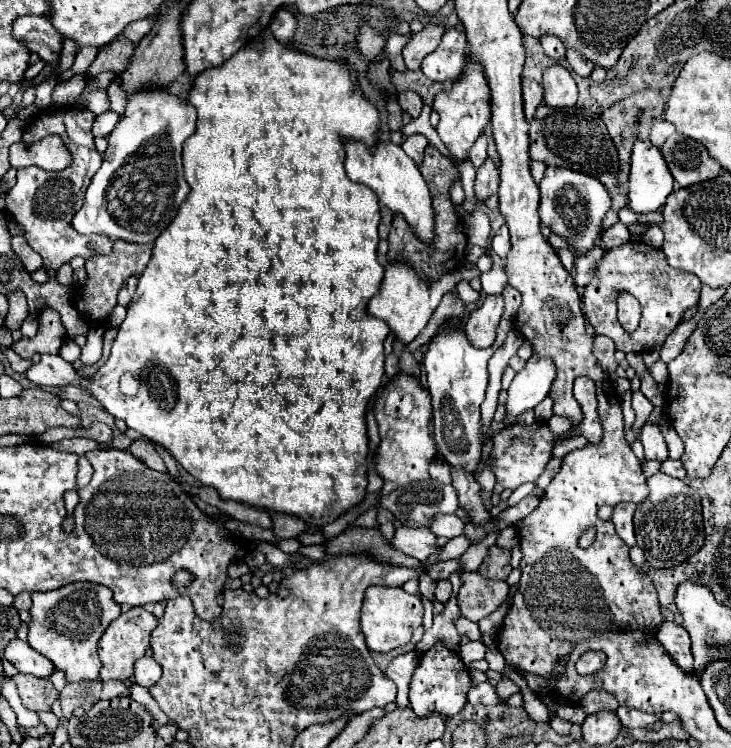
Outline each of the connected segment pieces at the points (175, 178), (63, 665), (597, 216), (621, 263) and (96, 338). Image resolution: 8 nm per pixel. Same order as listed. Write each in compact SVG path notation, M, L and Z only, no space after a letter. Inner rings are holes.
M167 88L129 94L121 120L107 136L109 148L87 188L85 204L73 218L77 232L107 234L111 240L135 240L135 244L155 242L189 194L181 152L183 142L195 132L195 124L195 108L185 98L169 94Z
M77 582L69 584L65 588L57 588L53 592L35 592L33 594L33 606L29 610L31 622L29 622L29 644L49 658L55 666L55 670L65 672L67 682L95 682L99 678L101 662L97 656L97 642L105 628L121 614L121 606L113 600L113 594L109 588L101 588L99 584L89 584L89 582Z
M547 166L545 176L539 182L539 190L541 190L541 204L539 204L541 224L549 226L559 236L565 236L575 252L585 252L593 248L595 238L601 236L601 220L605 218L611 206L607 188L593 176L567 168Z
M631 240L623 246L607 250L601 258L595 278L585 286L583 312L595 328L595 334L609 336L615 342L617 350L625 354L645 354L651 350L653 344L663 344L663 340L677 328L685 310L699 302L699 292L701 282L697 280L697 276L679 268L671 268L661 250L653 250L641 240ZM621 292L629 292L631 296L635 296L643 310L641 324L631 334L627 334L617 322L617 298Z
M90 327L90 332L87 333L87 343L81 348L81 364L83 366L91 366L95 364L99 358L101 358L101 348L103 348L102 336L104 333L104 327L94 329ZM95 330L95 332L93 332Z

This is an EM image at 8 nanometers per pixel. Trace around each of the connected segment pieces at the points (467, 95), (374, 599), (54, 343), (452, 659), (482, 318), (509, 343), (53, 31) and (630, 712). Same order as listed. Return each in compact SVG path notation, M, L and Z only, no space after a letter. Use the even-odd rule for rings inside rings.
M471 58L467 60L465 70L459 76L459 80L453 82L449 90L437 92L435 102L433 102L433 110L439 112L441 120L435 130L439 132L439 138L445 142L445 146L449 148L449 152L455 160L467 158L469 148L473 146L477 136L483 132L483 128L491 120L491 94L489 92L491 90L489 90L483 66L479 62L473 62Z
M371 586L365 592L363 608L361 608L361 632L365 636L365 644L369 650L387 654L399 646L405 646L413 630L423 622L423 602L415 594L407 594L403 588L393 586Z
M45 308L39 314L37 336L33 340L17 342L13 350L23 358L31 358L33 354L57 354L66 339L65 335L66 330L57 316L57 310Z
M435 644L431 650L423 654L419 666L413 672L409 688L409 706L419 718L431 716L433 712L445 718L453 718L465 708L469 688L471 688L471 676L469 672L465 672L465 664L461 662L461 658L455 652L447 650L443 644Z
M487 296L479 310L473 310L465 322L465 334L471 344L485 348L495 342L495 330L503 314L503 296Z
M513 328L505 342L495 350L495 354L491 356L489 360L489 388L487 388L487 398L483 402L483 438L487 440L487 430L489 430L489 422L493 418L493 412L497 408L497 396L499 396L499 390L501 390L501 374L509 362L509 358L519 350L519 346L525 342L523 334Z
M21 16L13 24L13 34L45 64L57 66L63 50L63 38L47 16Z
M619 706L617 708L617 716L619 716L619 720L621 720L621 724L625 728L645 728L651 722L657 720L657 716L651 714L651 712L645 714L641 710L633 710L633 708L627 708L627 706Z

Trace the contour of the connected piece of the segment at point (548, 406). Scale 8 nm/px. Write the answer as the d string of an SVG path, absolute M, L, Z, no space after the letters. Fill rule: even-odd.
M547 396L533 410L537 421L548 421L553 416L553 400Z

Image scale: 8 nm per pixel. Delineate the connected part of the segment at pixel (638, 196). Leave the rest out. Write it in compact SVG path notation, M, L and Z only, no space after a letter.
M635 140L629 172L629 206L635 212L659 210L673 190L673 176L663 154L651 142Z

